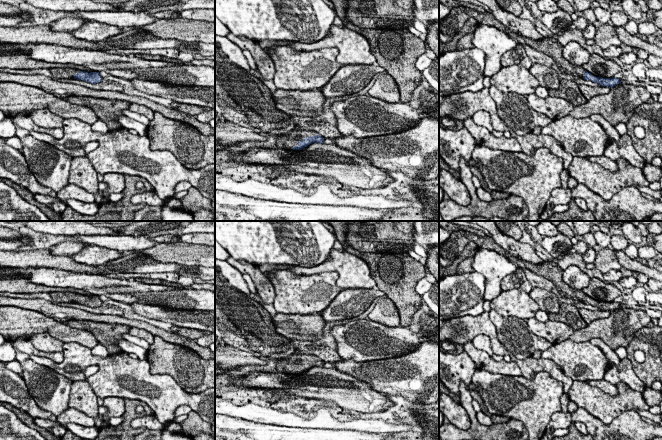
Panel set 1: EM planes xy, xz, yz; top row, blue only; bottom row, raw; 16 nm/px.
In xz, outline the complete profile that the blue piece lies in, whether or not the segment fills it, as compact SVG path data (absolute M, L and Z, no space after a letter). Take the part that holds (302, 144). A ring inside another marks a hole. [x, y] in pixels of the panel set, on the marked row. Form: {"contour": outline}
{"contour": "M299 127L290 134L278 135L276 140L279 149L302 150L312 143L324 144L324 138L318 132L301 130Z"}

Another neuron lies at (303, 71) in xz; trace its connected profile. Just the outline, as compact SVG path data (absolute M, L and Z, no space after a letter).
M278 46L270 52L276 88L299 91L321 89L343 66L336 60L338 54L339 50L335 47L297 52L288 46Z

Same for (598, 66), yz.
M595 53L590 55L589 62L582 67L592 75L602 78L612 78L622 70L614 60L605 59Z

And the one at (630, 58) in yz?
M633 52L622 53L619 57L619 60L627 65L633 65L637 61L637 56Z

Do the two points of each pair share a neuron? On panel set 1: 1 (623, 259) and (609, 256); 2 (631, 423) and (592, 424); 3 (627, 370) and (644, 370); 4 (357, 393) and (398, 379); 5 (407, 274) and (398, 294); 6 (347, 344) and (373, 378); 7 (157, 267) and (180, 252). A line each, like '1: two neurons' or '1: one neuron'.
1: two neurons
2: one neuron
3: two neurons
4: two neurons
5: one neuron
6: two neurons
7: two neurons

